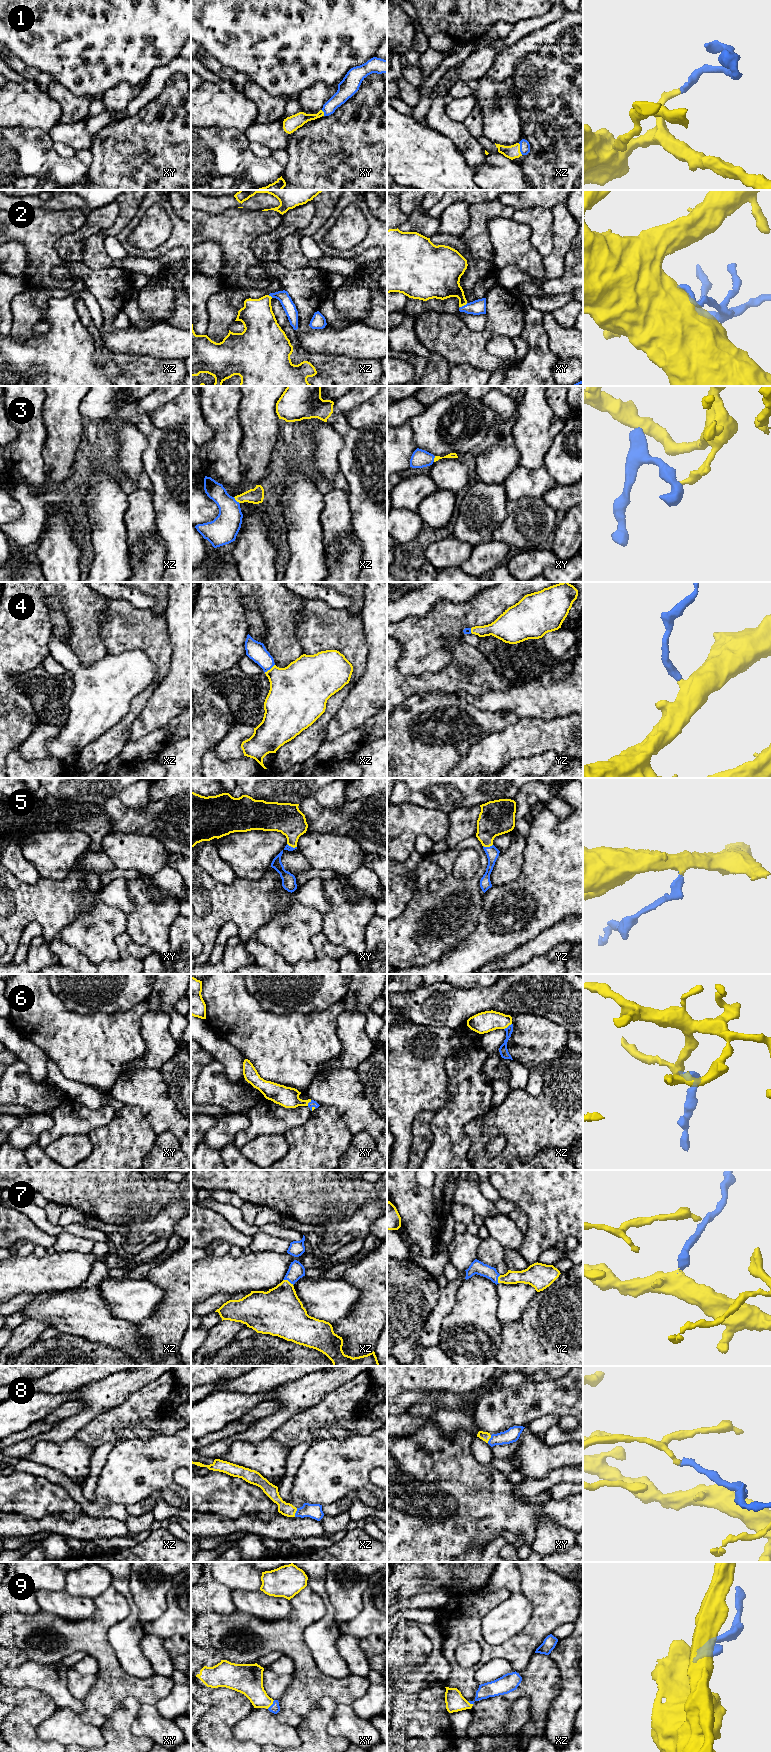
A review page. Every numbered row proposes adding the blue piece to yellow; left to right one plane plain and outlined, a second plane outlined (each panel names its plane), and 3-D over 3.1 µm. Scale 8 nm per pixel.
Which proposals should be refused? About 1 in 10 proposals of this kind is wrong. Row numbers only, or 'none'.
none

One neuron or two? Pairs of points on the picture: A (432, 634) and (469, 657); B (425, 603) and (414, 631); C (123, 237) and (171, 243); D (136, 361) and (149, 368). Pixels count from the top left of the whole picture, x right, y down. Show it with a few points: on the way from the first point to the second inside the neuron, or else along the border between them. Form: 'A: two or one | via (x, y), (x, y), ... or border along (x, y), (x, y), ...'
A: two | border along (461, 637), (442, 640), (452, 652), (447, 663)
B: two | border along (438, 602), (422, 616), (407, 616), (397, 622)
C: one | via (132, 250), (139, 254), (158, 252)
D: one | via (139, 364), (146, 368)

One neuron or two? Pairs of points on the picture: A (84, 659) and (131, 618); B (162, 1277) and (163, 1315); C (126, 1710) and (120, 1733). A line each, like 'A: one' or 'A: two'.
A: two
B: one
C: one

